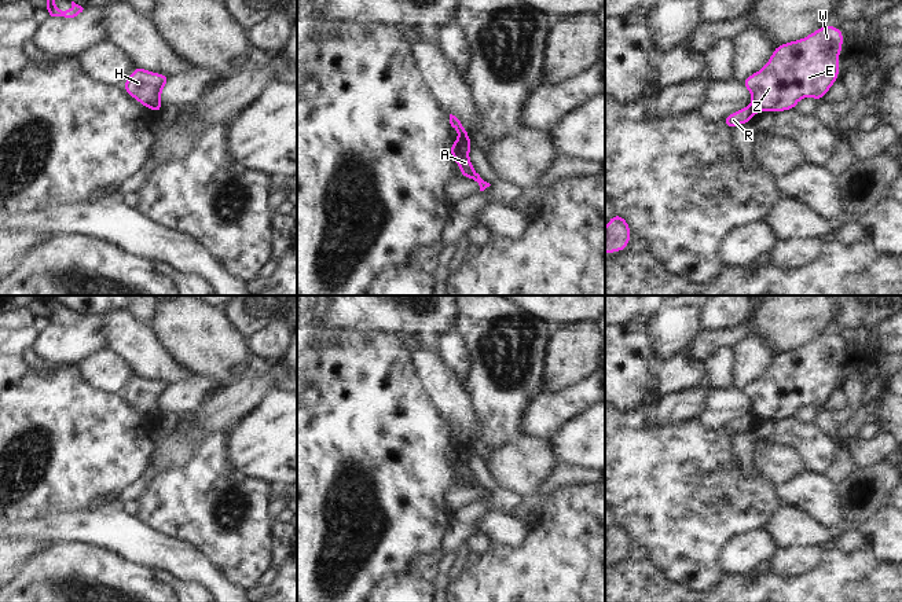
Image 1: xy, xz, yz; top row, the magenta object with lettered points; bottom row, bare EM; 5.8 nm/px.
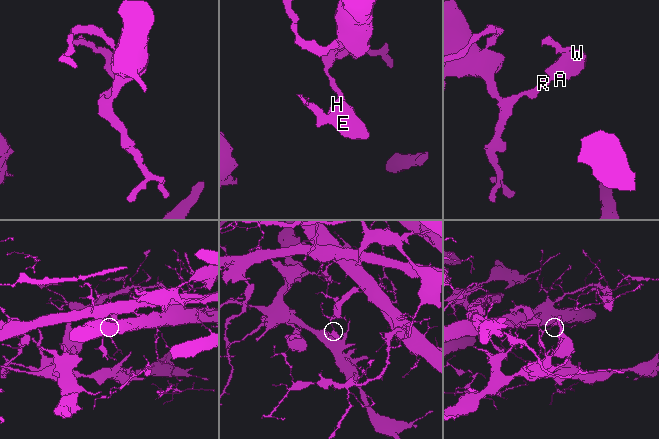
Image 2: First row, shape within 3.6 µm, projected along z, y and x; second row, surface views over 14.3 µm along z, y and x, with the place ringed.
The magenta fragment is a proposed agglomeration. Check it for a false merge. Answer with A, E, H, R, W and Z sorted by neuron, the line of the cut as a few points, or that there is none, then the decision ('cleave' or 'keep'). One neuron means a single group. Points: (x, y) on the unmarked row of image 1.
A E H W Z / R; cut in xz along (461, 444), (468, 446); cleave

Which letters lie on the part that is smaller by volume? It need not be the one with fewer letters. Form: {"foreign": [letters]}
{"foreign": ["A", "E", "H", "W", "Z"]}

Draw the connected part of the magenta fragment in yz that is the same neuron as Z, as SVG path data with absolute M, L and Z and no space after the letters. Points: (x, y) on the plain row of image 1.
M824 333L804 346L777 353L769 370L756 381L745 385L741 392L751 400L756 419L781 421L795 418L802 405L821 408L839 389L839 361L843 357L843 338Z

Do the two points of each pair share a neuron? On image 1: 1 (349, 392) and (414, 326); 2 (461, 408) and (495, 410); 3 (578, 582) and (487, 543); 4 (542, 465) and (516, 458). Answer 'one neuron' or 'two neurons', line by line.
1: two neurons
2: two neurons
3: two neurons
4: one neuron

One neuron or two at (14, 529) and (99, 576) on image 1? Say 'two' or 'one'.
two

